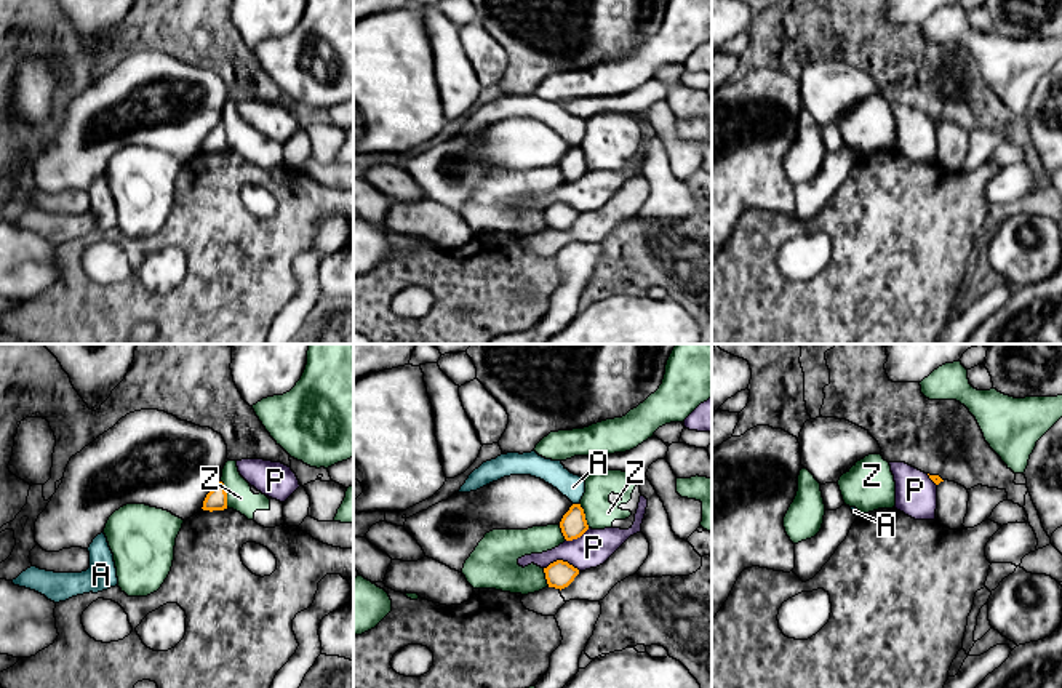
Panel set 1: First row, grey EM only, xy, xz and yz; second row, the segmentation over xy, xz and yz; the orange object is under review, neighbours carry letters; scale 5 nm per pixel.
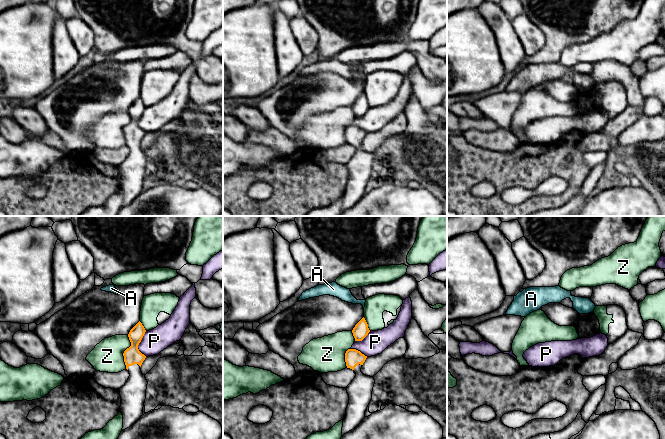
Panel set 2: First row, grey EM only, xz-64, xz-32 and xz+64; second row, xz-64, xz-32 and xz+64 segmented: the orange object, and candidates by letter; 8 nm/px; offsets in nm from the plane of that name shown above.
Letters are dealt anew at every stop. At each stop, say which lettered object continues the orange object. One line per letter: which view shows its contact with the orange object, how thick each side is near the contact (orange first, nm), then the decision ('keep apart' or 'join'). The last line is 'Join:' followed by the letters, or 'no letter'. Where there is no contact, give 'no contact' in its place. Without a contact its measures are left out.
A: contact in xz; calibres 130 and 120 nm; keep apart
P: contact in xz; calibres 140 and 180 nm; keep apart
Z: contact in xy; calibres 110 and 140 nm; keep apart
Join: no letter

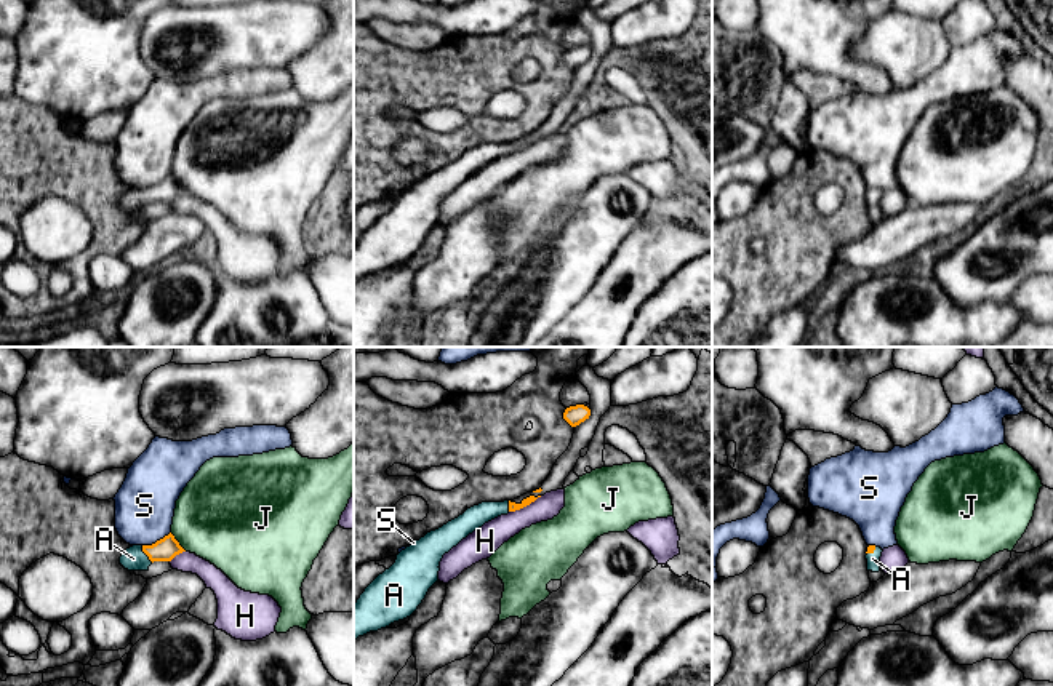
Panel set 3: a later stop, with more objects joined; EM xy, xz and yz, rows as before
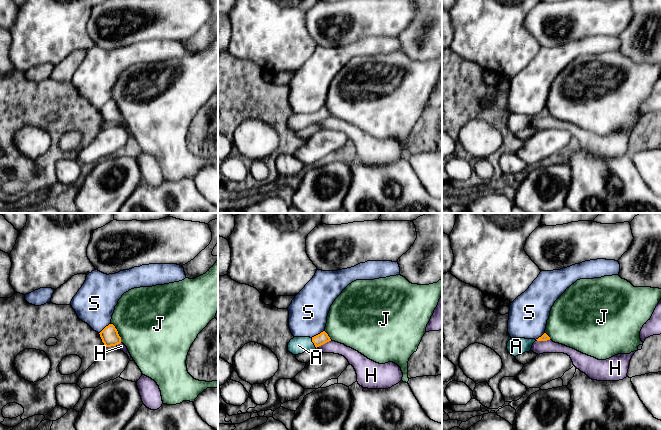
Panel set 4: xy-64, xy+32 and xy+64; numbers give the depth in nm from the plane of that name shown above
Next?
A: contact in xy; calibres 120 and 120 nm; join
H: contact in xz; calibres 50 and 140 nm; keep apart
J: contact in xy; calibres 120 and 440 nm; keep apart
S: contact in xy; calibres 120 and 300 nm; keep apart
Join: A

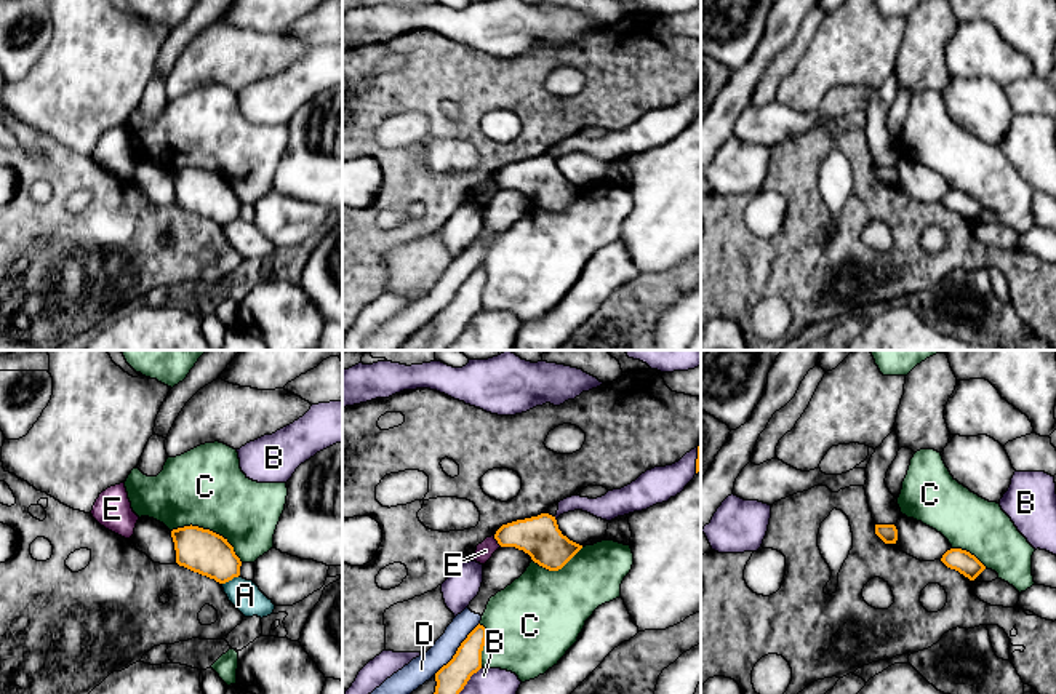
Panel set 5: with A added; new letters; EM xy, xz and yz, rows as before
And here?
A: contact in xy; calibres 220 and 160 nm; keep apart
B: contact in xz; calibres 150 and 280 nm; keep apart
C: contact in xy; calibres 220 and 400 nm; keep apart
D: contact in xz; calibres 150 and 130 nm; keep apart
E: contact in xz; calibres 200 and 90 nm; keep apart
Join: no letter

